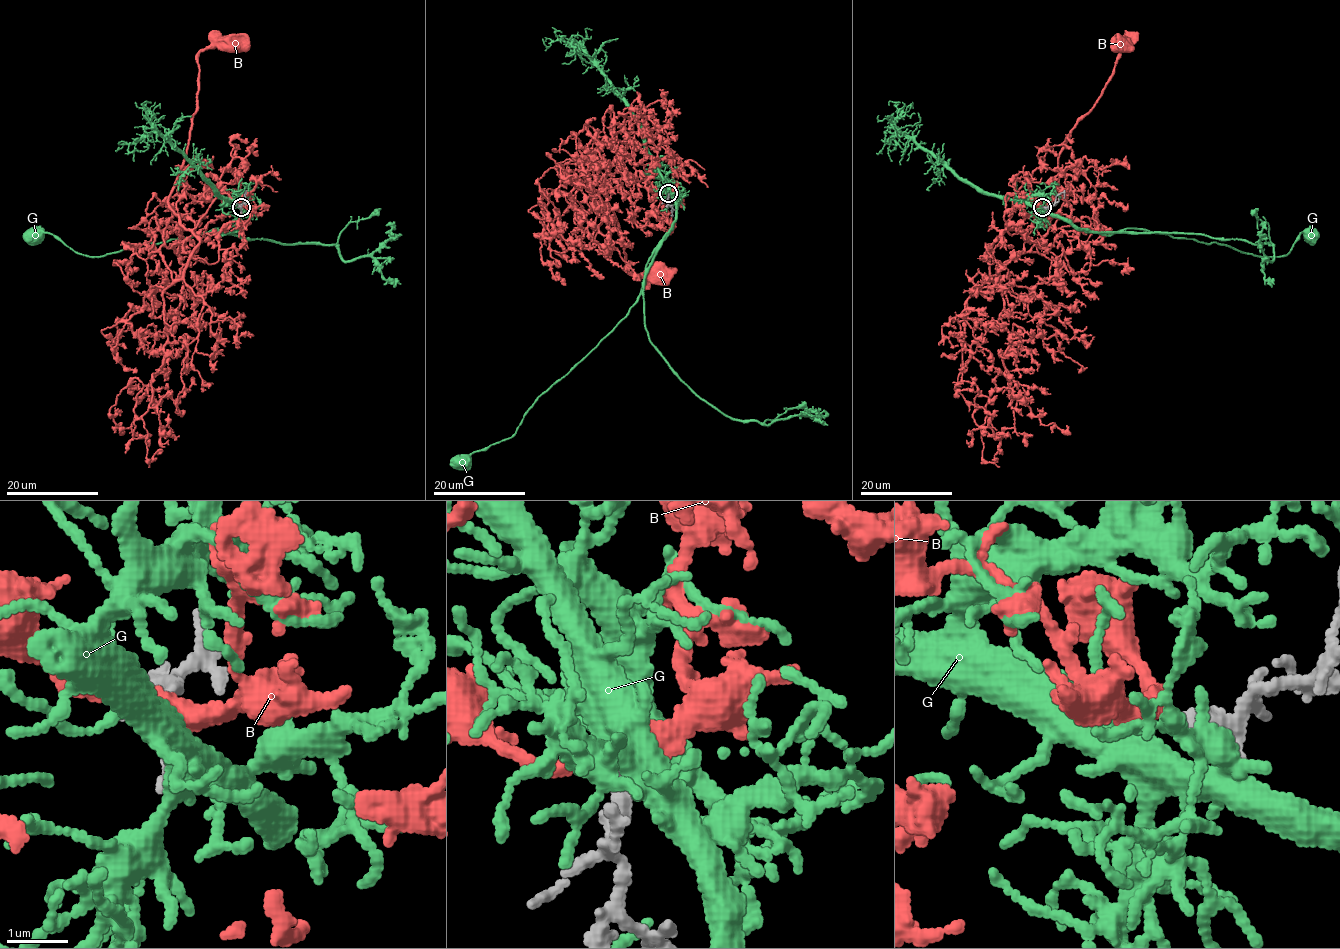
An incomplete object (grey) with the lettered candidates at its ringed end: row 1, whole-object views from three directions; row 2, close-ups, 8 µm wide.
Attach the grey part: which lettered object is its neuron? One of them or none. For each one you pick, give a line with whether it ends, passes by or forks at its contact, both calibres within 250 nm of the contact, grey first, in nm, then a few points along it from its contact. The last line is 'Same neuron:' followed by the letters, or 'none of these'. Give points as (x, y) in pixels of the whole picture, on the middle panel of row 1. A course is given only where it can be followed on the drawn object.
G: it passes by; calibres 320 and 480 nm; course (667, 193), (675, 205), (675, 220), (644, 275), (644, 285), (628, 313), (538, 398), (512, 435), (462, 461)
Same neuron: G

